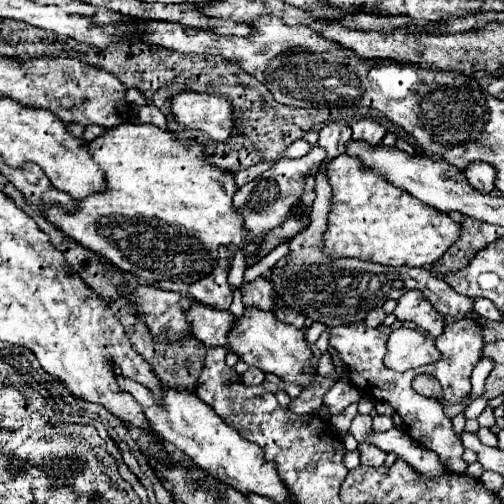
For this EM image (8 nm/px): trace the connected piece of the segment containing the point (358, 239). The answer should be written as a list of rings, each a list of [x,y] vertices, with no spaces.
[[[340,154],[332,158],[326,168],[324,176],[332,186],[332,200],[328,212],[328,228],[324,232],[322,252],[332,258],[358,258],[364,262],[376,262],[386,266],[428,266],[442,258],[442,254],[456,242],[460,224],[456,224],[448,214],[436,212],[434,208],[422,204],[408,192],[392,186],[382,176],[374,172],[364,172],[362,164],[348,154]]]

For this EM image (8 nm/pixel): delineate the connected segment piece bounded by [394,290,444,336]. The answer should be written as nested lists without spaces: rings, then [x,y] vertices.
[[[408,290],[394,310],[398,320],[412,320],[432,336],[438,336],[444,328],[444,316],[434,310],[428,298],[420,290]]]

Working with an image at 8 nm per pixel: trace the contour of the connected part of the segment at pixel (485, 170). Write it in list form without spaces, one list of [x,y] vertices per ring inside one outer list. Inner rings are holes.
[[[470,162],[464,170],[464,176],[480,192],[490,192],[494,188],[494,168],[490,168],[486,162]]]

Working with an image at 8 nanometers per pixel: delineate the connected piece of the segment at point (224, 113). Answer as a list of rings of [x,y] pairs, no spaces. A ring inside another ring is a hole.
[[[178,92],[170,98],[174,120],[186,130],[200,130],[212,142],[224,142],[236,134],[232,120],[232,106],[222,96]]]

